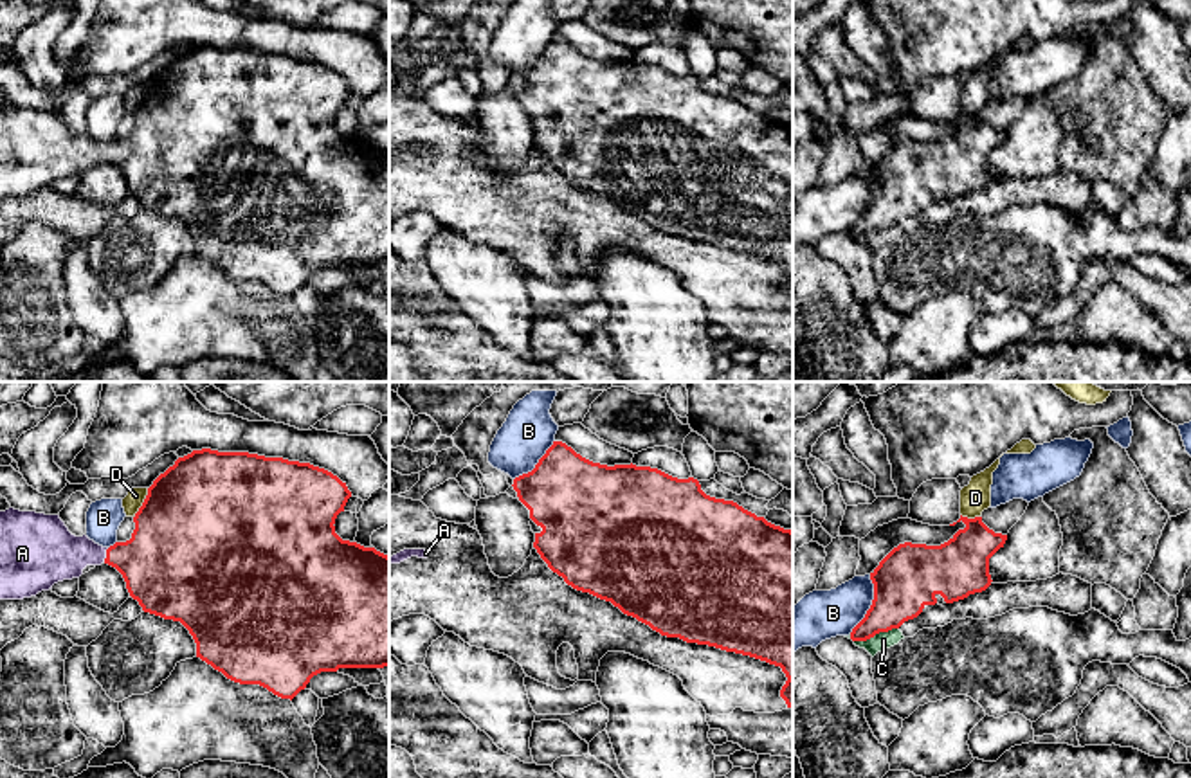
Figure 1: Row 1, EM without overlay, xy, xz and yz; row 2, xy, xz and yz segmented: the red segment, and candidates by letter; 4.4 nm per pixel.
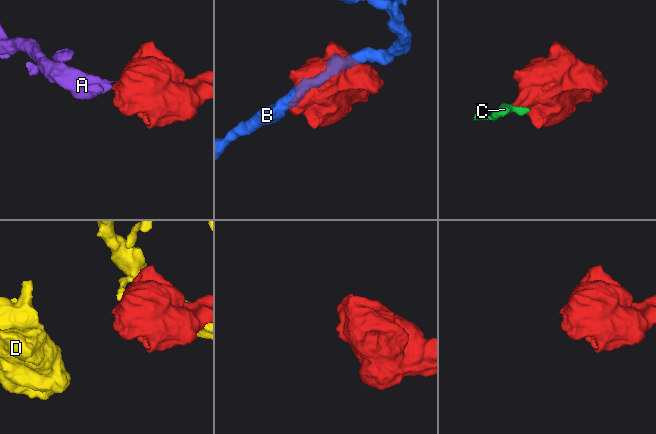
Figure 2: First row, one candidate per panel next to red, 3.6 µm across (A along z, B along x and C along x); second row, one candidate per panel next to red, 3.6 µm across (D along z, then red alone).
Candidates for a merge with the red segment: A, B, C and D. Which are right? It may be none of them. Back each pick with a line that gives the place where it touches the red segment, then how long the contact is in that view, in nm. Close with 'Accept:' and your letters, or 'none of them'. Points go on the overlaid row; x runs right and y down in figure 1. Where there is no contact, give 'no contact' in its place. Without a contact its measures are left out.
A: contact xy (107, 555); length 70 nm
Accept: A

